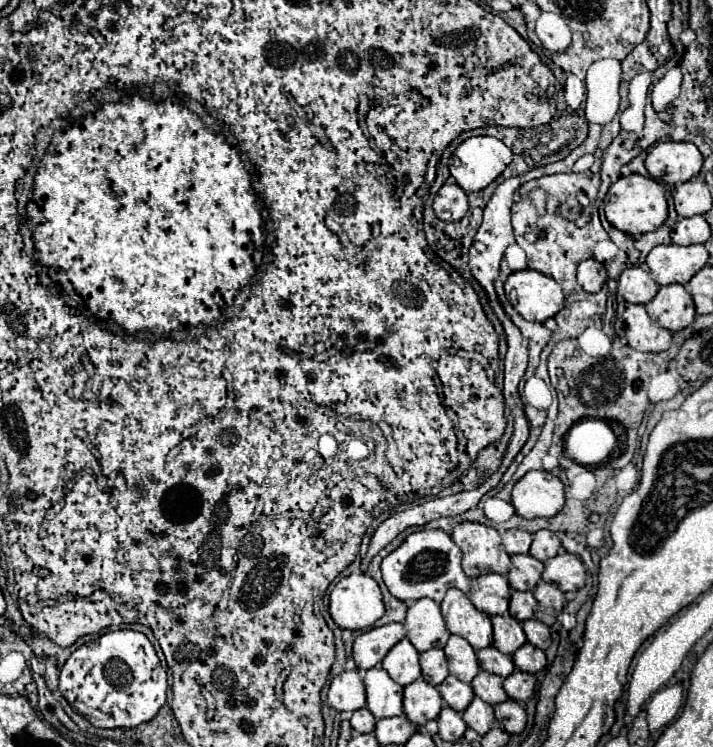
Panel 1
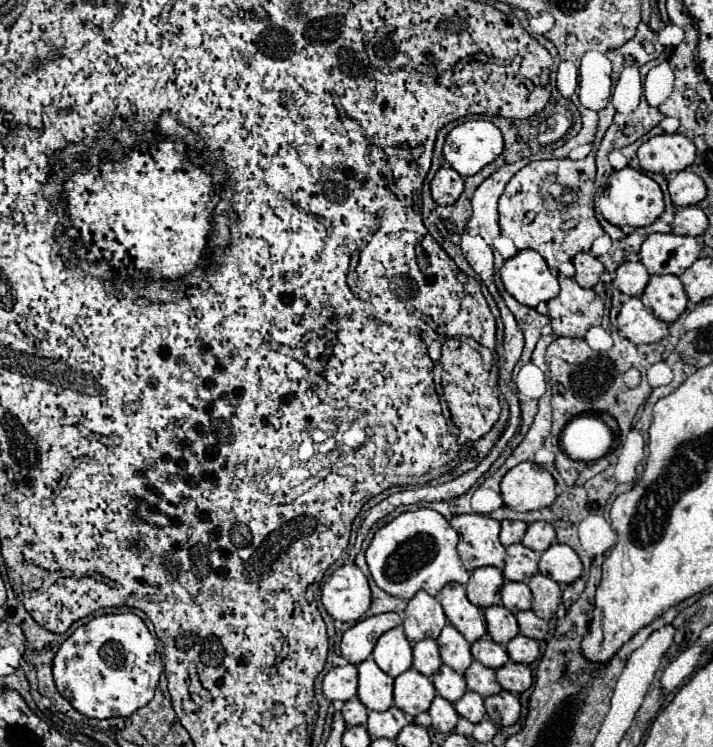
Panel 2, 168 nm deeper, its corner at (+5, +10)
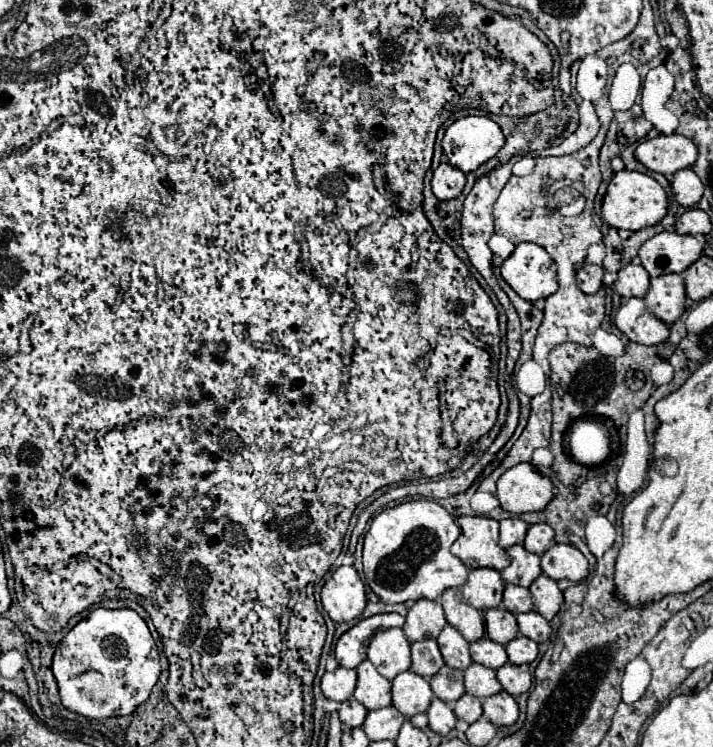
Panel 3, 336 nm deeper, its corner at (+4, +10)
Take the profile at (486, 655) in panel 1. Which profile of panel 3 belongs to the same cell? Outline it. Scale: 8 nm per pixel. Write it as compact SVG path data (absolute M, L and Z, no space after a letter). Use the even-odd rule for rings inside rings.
M486 636L470 644L470 654L472 654L474 662L478 662L478 664L482 664L486 668L492 668L492 670L502 668L508 662L504 646L490 640L490 638L486 638Z

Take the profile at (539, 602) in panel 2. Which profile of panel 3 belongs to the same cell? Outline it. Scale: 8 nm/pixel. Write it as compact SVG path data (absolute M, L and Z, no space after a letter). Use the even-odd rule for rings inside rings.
M540 574L530 584L530 592L534 600L534 610L540 612L546 620L552 620L564 602L564 596L560 588L556 586L556 580L548 578L546 574Z

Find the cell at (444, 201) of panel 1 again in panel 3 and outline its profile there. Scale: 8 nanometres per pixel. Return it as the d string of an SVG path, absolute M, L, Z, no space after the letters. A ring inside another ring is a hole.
M442 162L434 170L432 192L438 200L452 200L452 198L460 196L460 192L464 190L464 184L466 184L466 174L450 164Z

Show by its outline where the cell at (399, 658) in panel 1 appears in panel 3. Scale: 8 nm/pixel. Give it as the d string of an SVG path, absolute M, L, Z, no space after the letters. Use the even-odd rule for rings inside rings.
M388 628L378 632L368 646L368 660L388 680L394 680L400 672L406 672L412 660L410 642L406 640L402 628Z

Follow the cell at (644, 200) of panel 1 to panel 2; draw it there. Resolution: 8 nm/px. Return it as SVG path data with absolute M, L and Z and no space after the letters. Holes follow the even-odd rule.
M627 166L623 170L617 170L609 176L607 186L603 190L603 194L599 196L599 212L603 214L603 218L607 222L611 222L613 226L633 226L633 228L641 228L641 226L649 226L653 224L665 210L665 202L663 202L663 192L659 188L659 184L649 178L647 174Z

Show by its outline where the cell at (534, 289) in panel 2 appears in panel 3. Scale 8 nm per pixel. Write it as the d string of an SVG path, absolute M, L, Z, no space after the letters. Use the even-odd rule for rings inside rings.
M522 242L516 246L512 256L504 260L502 278L520 298L536 302L540 298L548 298L558 290L552 262L554 260L542 246Z

